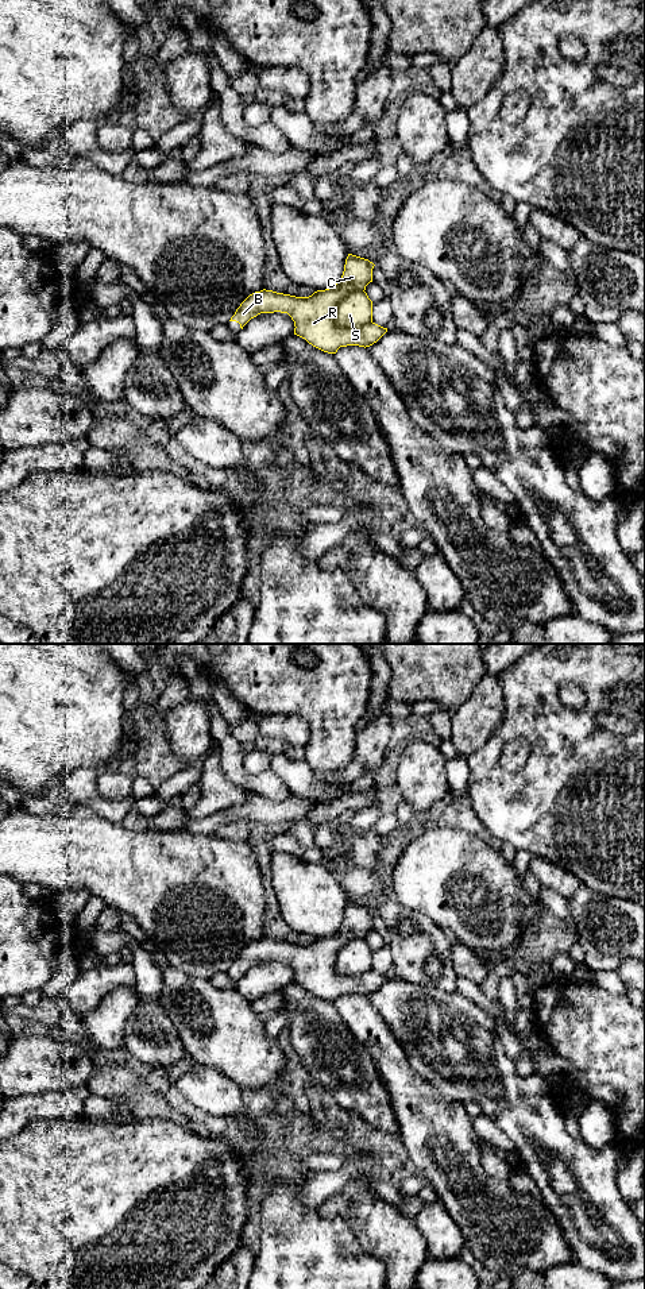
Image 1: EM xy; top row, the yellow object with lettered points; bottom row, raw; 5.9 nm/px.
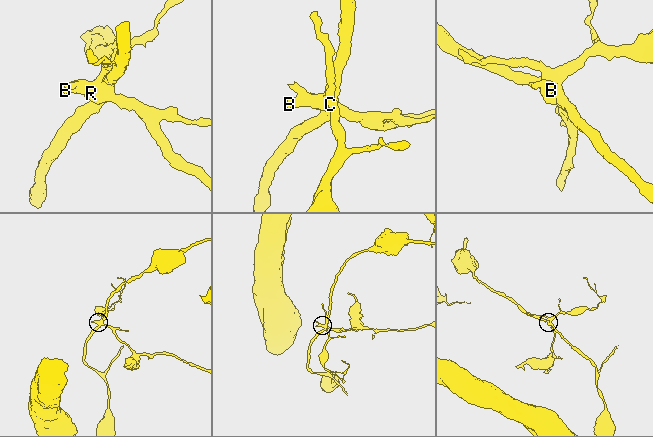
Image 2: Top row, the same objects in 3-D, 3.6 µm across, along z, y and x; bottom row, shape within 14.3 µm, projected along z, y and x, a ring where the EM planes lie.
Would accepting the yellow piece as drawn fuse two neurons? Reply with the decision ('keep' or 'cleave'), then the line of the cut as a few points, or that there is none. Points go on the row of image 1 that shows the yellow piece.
cleave; cut in xy along (363, 290), (351, 290), (342, 298), (336, 311), (340, 328)

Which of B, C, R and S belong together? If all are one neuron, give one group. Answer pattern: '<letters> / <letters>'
B C R / S

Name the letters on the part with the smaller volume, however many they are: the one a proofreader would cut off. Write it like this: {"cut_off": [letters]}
{"cut_off": ["B", "C", "R"]}

